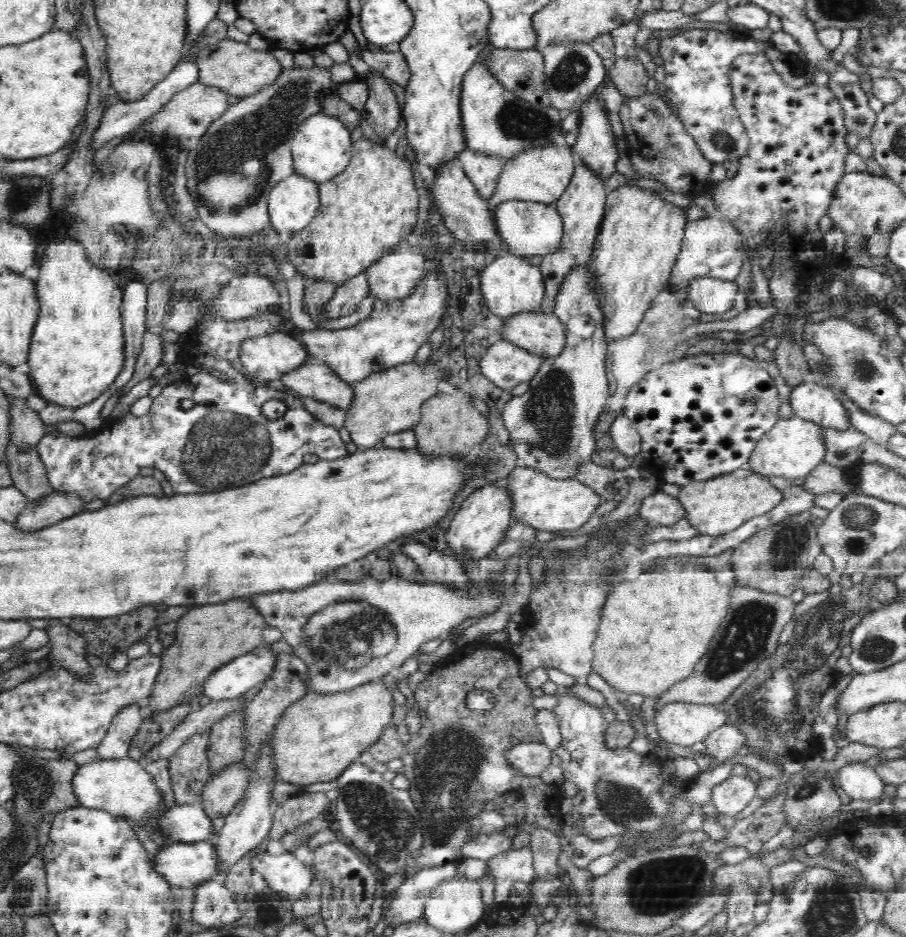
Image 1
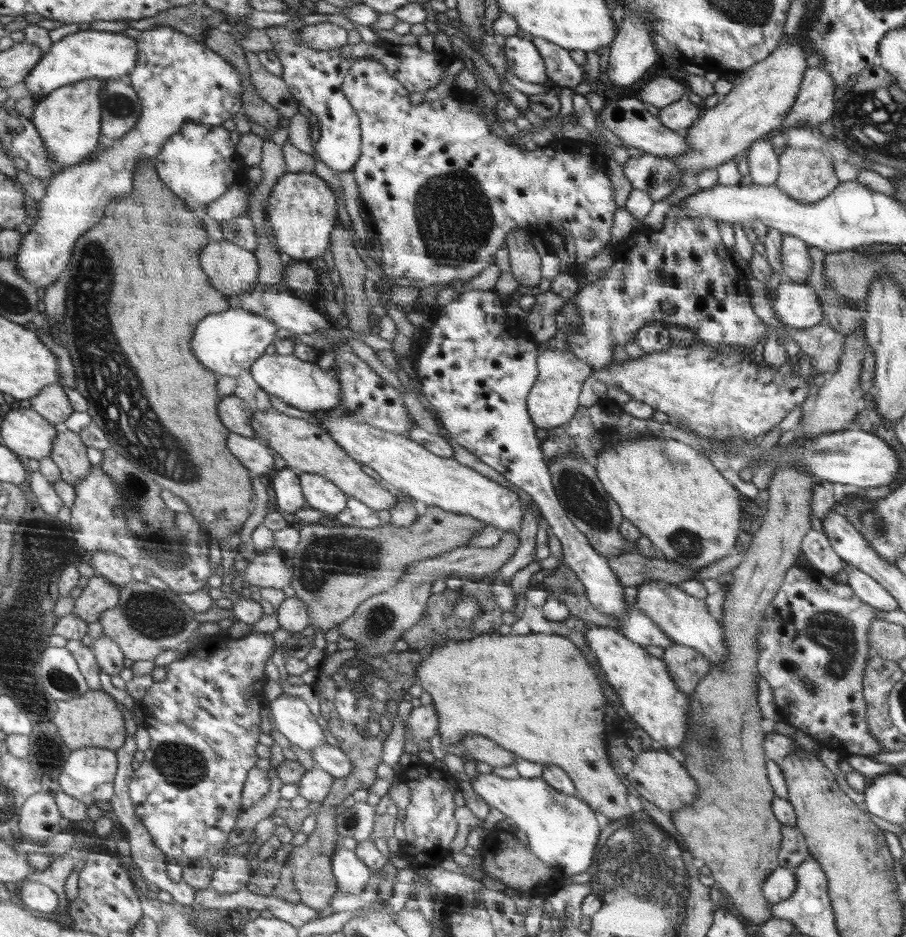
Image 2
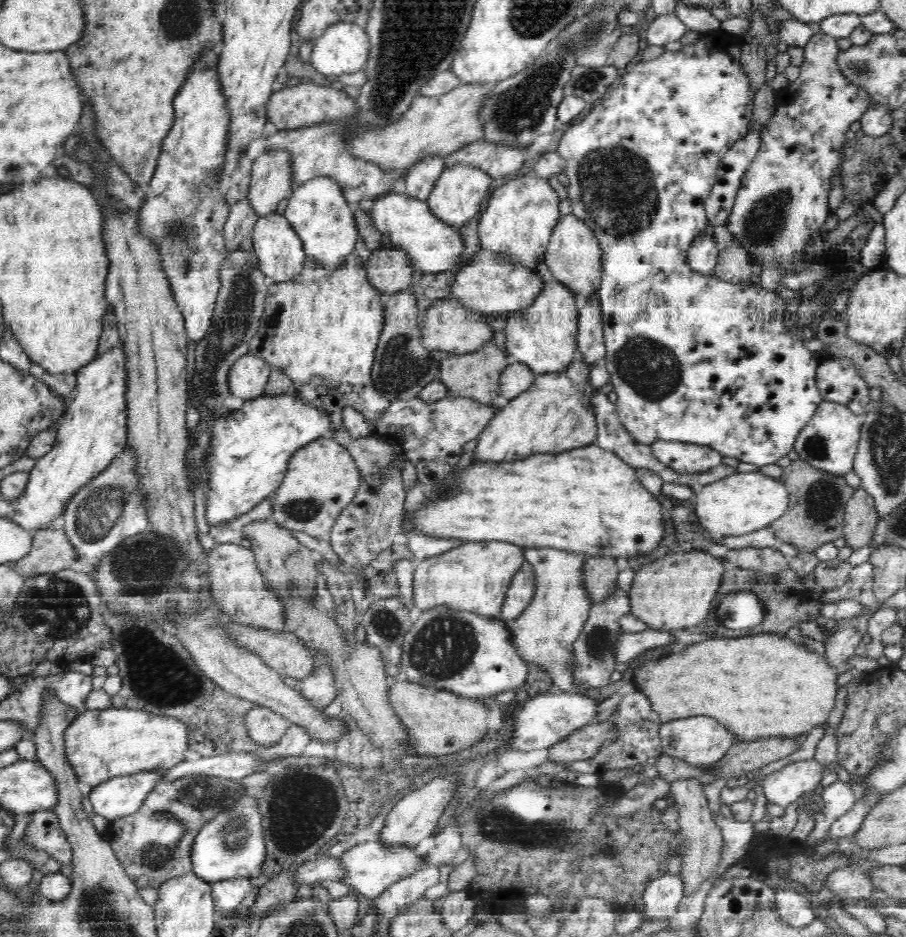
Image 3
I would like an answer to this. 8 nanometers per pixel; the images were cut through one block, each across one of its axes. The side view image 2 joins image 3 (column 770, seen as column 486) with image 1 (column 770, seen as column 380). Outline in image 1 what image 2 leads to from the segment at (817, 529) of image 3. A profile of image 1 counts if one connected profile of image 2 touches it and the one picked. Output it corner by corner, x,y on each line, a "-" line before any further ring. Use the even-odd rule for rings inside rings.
798,513
787,516
781,523
759,530
742,542
734,549
730,559
737,586
790,597
799,588
802,575
813,568
814,560
823,552
816,530
817,526
808,520
806,514

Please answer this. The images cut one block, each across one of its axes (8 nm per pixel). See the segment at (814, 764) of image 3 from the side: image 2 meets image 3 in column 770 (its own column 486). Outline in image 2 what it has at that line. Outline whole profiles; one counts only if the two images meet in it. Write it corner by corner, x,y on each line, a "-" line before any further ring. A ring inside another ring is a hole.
479,773
471,778
477,796
490,807
497,808
512,818
518,829
524,830
529,840
529,849
545,863
563,870
564,877
580,874
593,863
600,838
600,824
594,812
577,795
558,792
542,777
506,779
494,773

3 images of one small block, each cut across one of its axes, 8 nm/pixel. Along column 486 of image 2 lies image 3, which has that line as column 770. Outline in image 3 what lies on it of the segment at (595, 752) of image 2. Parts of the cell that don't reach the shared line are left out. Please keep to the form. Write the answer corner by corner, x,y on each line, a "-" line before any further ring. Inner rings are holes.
766,633
709,639
668,658
646,662
636,670
636,684
662,723
691,716
712,716
742,743
772,736
800,736
824,724
836,706
838,678
837,667
831,666
824,655
794,644
786,636

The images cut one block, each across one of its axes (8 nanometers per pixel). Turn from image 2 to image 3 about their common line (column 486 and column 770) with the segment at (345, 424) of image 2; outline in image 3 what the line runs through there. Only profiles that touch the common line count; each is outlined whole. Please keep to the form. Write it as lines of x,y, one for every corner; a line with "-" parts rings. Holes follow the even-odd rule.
736,472
732,476
704,485
697,494
695,513
706,532
712,536
742,536
764,528
781,517
789,503
789,489
784,481
760,472

